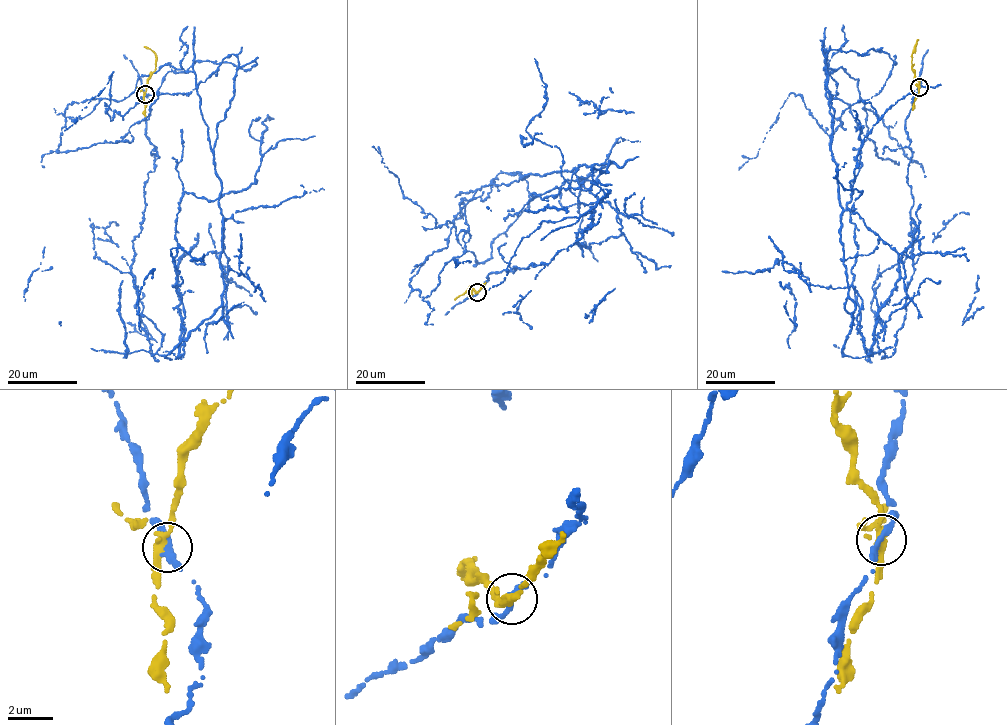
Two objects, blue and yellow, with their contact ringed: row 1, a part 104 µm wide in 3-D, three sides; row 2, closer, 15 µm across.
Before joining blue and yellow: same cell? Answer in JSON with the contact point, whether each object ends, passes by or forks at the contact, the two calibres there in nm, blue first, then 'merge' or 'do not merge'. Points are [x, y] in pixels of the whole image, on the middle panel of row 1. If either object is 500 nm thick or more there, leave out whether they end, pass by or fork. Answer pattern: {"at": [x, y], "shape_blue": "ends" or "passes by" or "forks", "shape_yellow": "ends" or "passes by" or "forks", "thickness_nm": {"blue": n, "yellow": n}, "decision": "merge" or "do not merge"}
{"at": [477, 292], "shape_blue": "passes by", "shape_yellow": "passes by", "thickness_nm": {"blue": 280, "yellow": 360}, "decision": "do not merge"}

